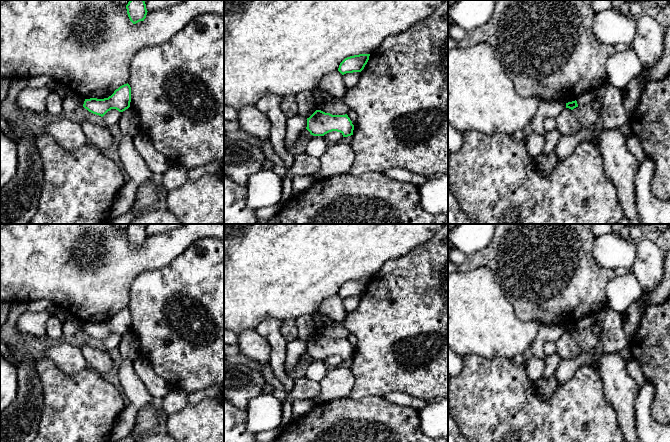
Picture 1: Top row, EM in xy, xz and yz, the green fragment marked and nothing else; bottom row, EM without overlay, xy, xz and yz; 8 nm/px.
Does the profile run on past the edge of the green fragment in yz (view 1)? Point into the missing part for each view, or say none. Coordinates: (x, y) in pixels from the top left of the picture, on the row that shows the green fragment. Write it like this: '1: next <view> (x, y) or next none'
1: next none

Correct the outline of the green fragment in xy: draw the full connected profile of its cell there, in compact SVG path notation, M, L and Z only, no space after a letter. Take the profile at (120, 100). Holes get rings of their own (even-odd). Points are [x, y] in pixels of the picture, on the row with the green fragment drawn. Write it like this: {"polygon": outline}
{"polygon": "M124 84L114 91L108 98L85 99L83 107L89 112L103 117L111 109L116 109L123 112L130 107L131 102L131 87Z"}

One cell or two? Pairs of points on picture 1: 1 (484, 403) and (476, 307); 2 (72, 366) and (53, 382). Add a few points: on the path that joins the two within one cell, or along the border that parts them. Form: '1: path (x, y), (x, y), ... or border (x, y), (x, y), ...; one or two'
1: border (461, 356), (475, 354), (487, 358), (503, 358); two
2: border (45, 359), (66, 373), (88, 369); two

